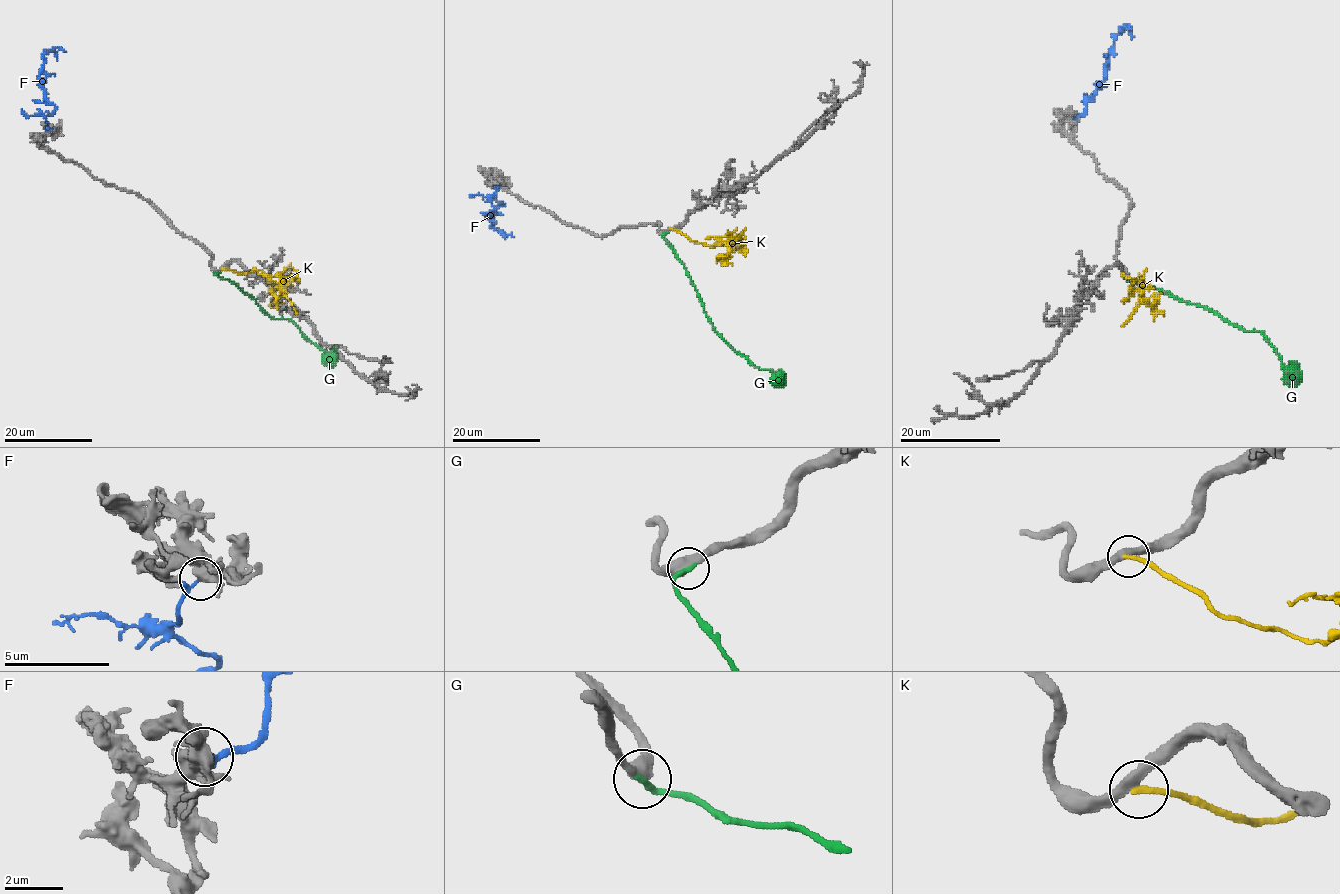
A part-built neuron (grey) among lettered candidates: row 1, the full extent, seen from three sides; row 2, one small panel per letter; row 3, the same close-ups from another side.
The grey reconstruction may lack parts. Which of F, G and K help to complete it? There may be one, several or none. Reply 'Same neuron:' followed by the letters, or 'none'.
Same neuron: G

